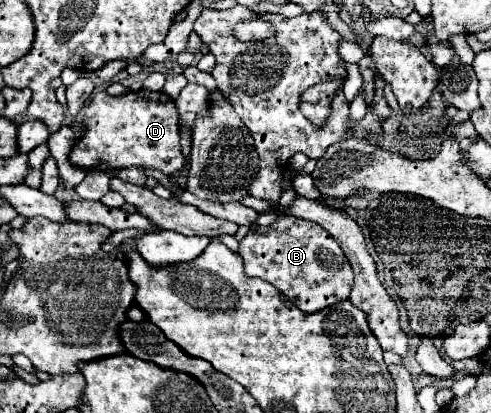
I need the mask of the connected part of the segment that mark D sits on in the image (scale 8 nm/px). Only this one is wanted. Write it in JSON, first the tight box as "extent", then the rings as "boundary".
{"extent":[67,88,185,176],"boundary":[[[145,88],[121,96],[97,92],[85,106],[83,134],[67,158],[73,166],[85,172],[111,172],[129,166],[147,166],[171,176],[185,164],[179,138],[177,108],[165,92],[151,92]]]}

